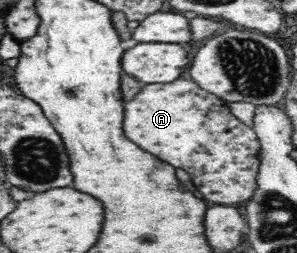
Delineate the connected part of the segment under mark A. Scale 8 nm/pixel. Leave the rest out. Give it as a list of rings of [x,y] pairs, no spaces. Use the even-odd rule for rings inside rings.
[[[177,79],[171,85],[145,85],[145,89],[141,89],[135,99],[125,105],[123,131],[125,137],[129,137],[141,149],[157,155],[173,167],[187,171],[199,197],[210,204],[231,206],[247,201],[257,187],[260,143],[255,130],[233,116],[226,101],[205,93],[193,81]]]

